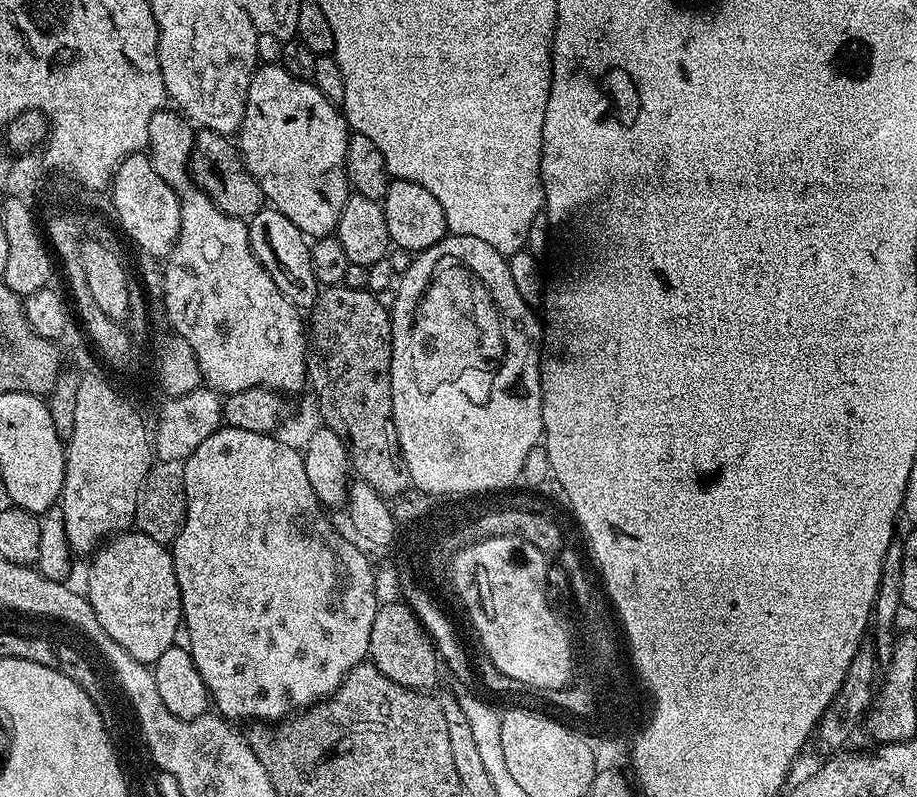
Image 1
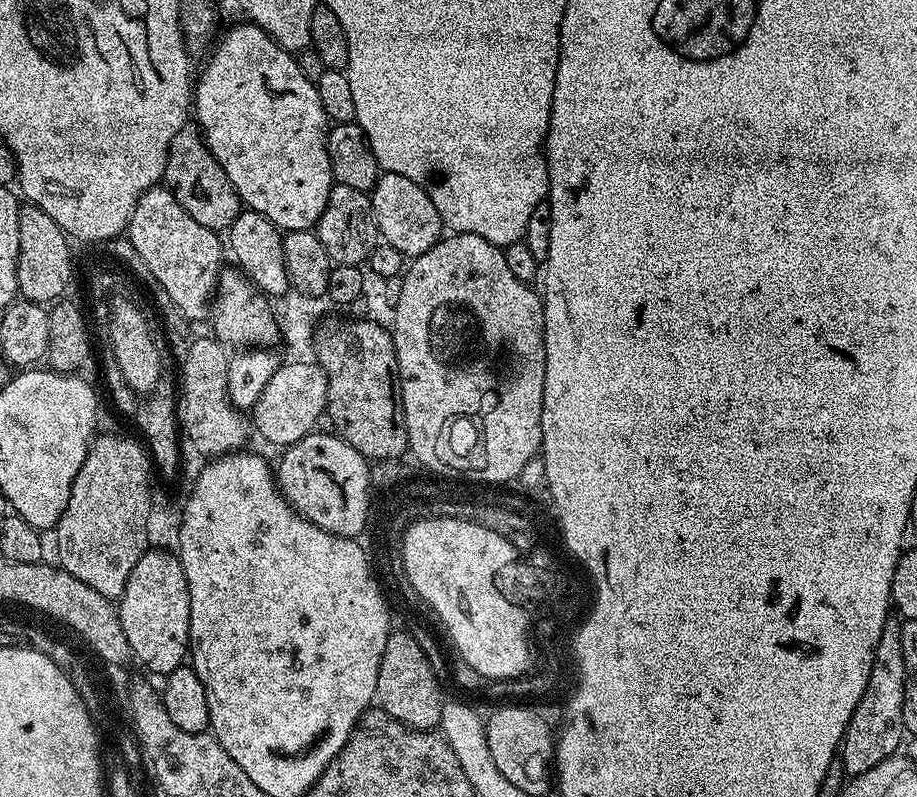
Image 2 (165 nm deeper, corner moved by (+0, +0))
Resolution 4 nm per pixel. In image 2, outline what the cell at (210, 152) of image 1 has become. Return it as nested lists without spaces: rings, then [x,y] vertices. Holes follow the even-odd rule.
[[[195,123],[184,124],[182,130],[174,134],[168,147],[163,183],[172,191],[182,210],[186,210],[186,214],[198,222],[198,226],[206,226],[214,233],[223,233],[242,210],[240,196],[234,190],[230,178],[226,178],[226,170],[218,166]]]

